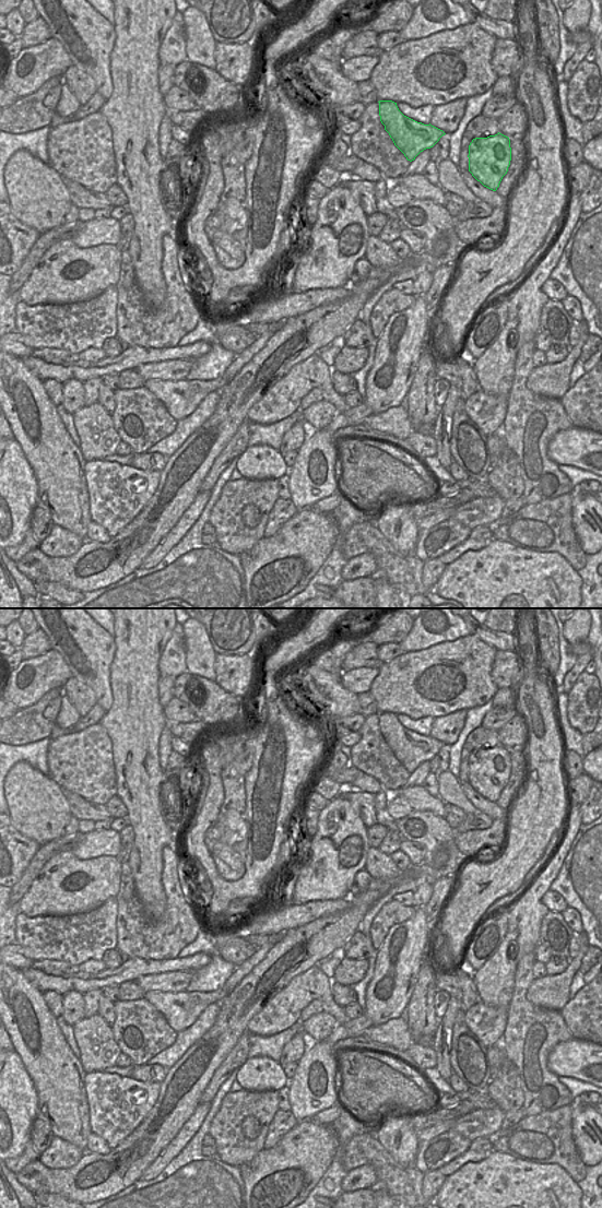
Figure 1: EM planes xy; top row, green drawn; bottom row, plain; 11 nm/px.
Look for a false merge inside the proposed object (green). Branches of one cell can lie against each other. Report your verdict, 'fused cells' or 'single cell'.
single cell

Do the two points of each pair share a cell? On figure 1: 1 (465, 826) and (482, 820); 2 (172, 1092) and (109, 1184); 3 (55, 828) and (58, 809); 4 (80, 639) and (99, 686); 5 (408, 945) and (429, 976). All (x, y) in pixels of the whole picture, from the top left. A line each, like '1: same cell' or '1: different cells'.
1: same cell
2: same cell
3: same cell
4: same cell
5: different cells

